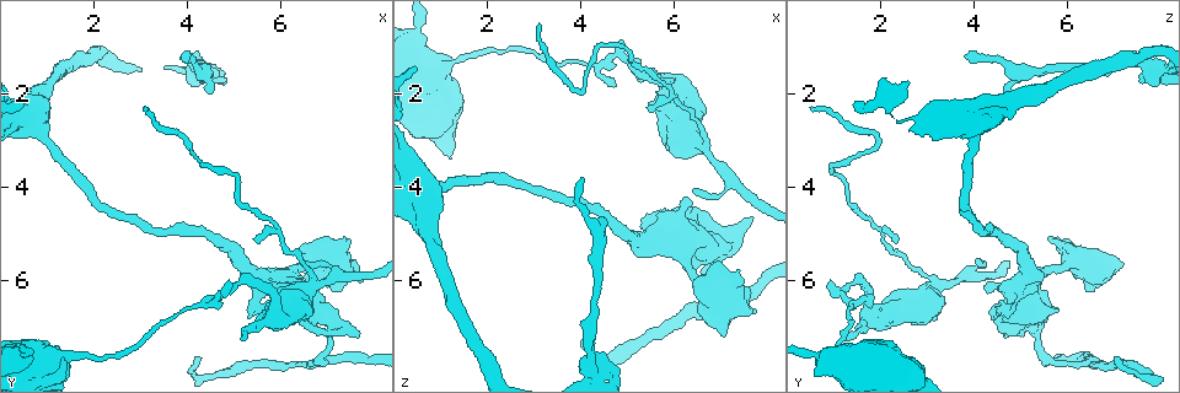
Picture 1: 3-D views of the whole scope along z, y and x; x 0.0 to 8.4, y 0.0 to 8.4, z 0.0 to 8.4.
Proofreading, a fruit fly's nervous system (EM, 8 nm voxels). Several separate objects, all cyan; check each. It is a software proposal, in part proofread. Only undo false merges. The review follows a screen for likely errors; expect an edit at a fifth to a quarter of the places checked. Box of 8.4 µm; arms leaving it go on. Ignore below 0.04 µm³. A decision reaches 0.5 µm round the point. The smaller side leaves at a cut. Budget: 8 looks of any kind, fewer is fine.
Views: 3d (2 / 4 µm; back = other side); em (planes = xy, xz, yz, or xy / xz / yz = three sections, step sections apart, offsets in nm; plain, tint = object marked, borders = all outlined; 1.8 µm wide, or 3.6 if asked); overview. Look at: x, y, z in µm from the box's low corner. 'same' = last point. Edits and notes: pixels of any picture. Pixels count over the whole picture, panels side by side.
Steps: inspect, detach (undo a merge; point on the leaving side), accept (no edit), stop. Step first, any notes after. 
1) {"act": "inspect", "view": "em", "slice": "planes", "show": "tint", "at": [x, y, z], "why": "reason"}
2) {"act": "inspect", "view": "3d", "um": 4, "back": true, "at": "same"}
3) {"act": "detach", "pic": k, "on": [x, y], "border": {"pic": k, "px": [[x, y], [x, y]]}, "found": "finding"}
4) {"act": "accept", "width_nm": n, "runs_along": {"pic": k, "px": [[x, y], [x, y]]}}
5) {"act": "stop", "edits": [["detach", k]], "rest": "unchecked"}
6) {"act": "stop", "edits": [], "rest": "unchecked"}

{"act": "inspect", "view": "3d", "um": 2, "at": [4.35, 1.40, 6.00], "why": "thin neck"}

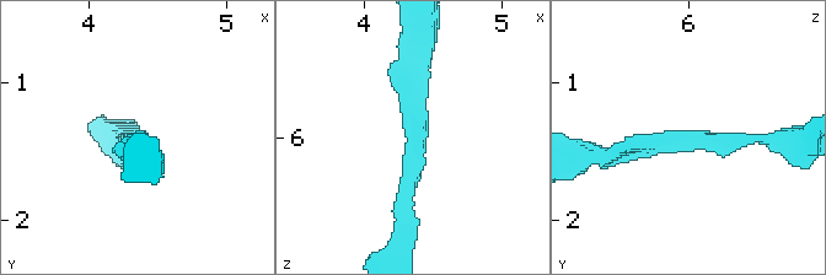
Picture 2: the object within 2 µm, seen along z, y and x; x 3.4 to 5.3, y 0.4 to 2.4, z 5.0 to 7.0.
{"act": "inspect", "view": "em", "slice": "xy", "step": 16, "show": "tint", "at": [4.34, 1.40, 5.96], "why": "now the EM"}

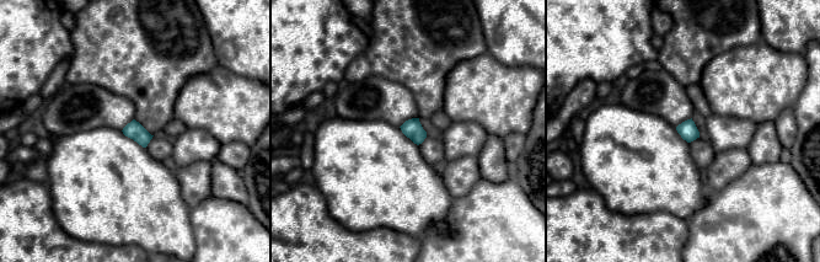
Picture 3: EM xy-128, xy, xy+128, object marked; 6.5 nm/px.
{"act": "accept", "width_nm": 120, "found": "continuous, no second neuron"}

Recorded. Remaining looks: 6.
{"act": "inspect", "view": "em", "um": 3.6, "slice": "planes", "show": "tint", "at": [0.75, 2.75, 4.00], "why": "calibre changes"}

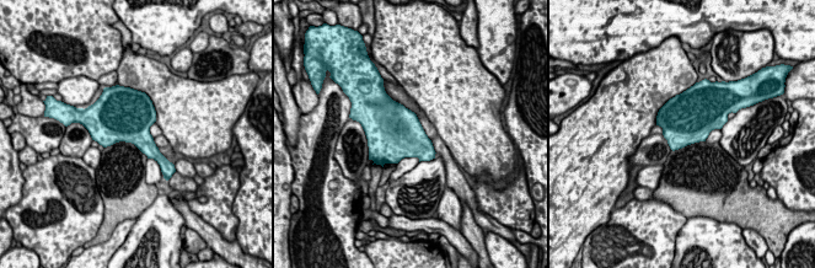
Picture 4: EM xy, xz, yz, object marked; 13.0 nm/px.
{"act": "accept", "width_nm": 500, "found": "one neuron here"}

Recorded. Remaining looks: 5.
{"act": "inspect", "view": "3d", "um": 4, "at": [5.95, 6.70, 2.30], "why": "branch point"}

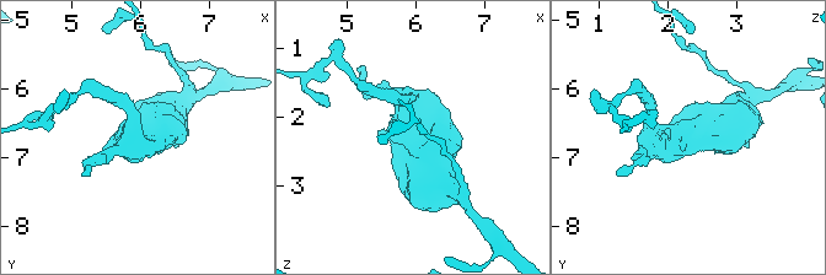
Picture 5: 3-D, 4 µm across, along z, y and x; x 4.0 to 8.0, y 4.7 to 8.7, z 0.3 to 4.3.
{"act": "inspect", "view": "em", "um": 3.6, "slice": "planes", "show": "tint", "at": [5.95, 6.70, 2.30], "why": "need the tissue"}

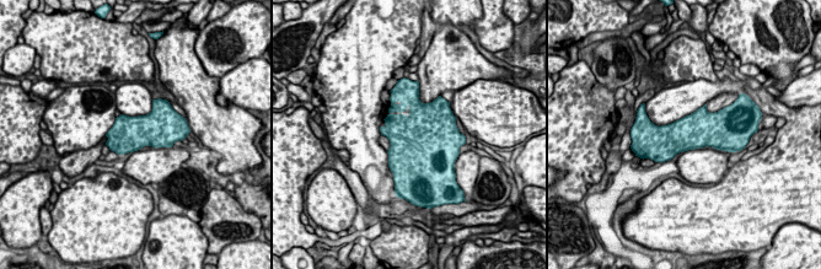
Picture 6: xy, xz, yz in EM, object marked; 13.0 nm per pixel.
{"act": "accept", "width_nm": 460, "found": "continuous, no second neuron"}

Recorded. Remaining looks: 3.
{"act": "stop", "edits": [], "rest": "unchecked"}

